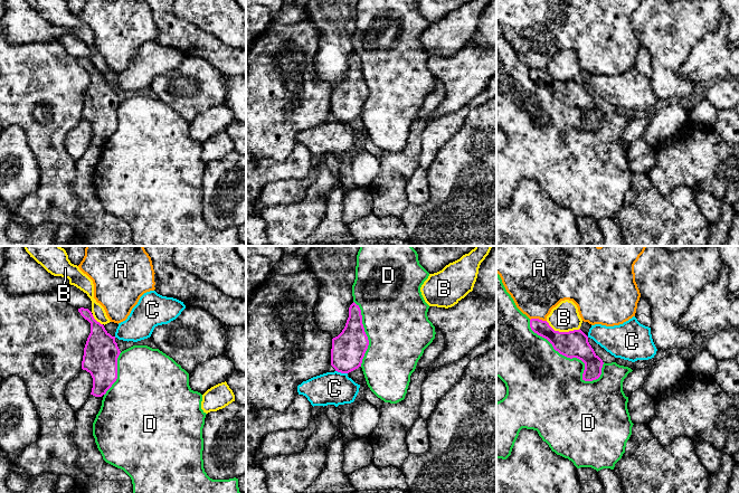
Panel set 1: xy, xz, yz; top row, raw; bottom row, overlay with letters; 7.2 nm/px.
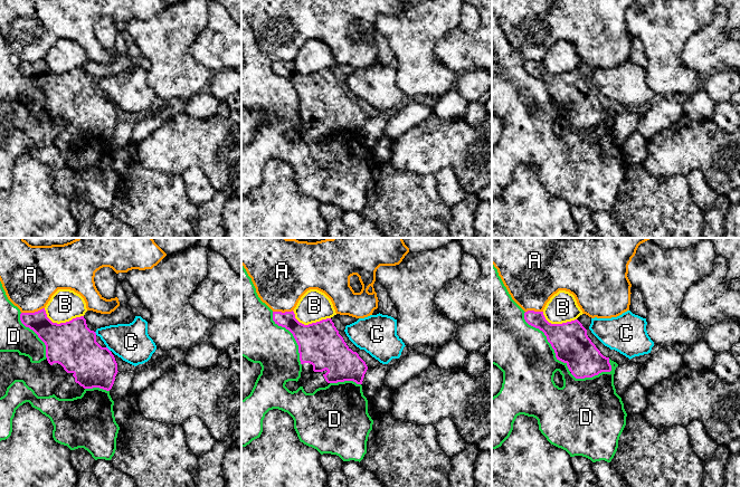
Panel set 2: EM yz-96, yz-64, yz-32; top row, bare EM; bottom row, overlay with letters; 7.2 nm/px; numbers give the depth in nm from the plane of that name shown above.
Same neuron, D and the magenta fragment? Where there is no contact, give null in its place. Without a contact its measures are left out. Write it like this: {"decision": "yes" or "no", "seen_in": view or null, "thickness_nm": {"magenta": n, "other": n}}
{"decision": "no", "seen_in": "yz", "thickness_nm": {"magenta": 190, "other": 480}}

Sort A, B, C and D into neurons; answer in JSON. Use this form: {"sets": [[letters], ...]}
{"sets": [["A"], ["B"], ["C"], ["D"]]}

